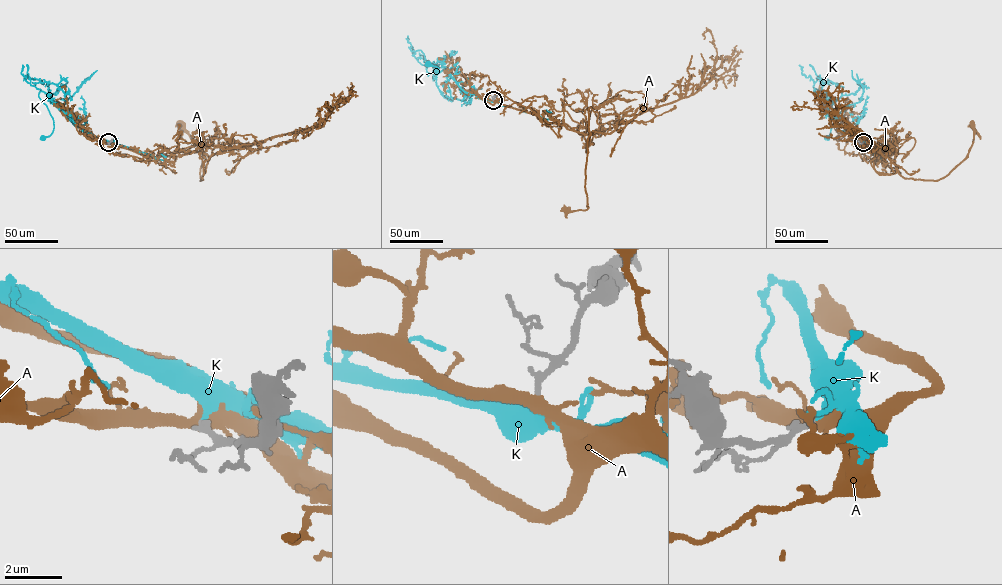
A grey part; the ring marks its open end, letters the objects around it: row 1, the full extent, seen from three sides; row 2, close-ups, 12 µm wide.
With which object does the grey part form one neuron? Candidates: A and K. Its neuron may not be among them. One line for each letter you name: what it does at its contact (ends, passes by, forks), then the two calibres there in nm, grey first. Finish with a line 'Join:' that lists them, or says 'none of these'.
A: it forks; calibres 240 and 340 nm
Join: A

